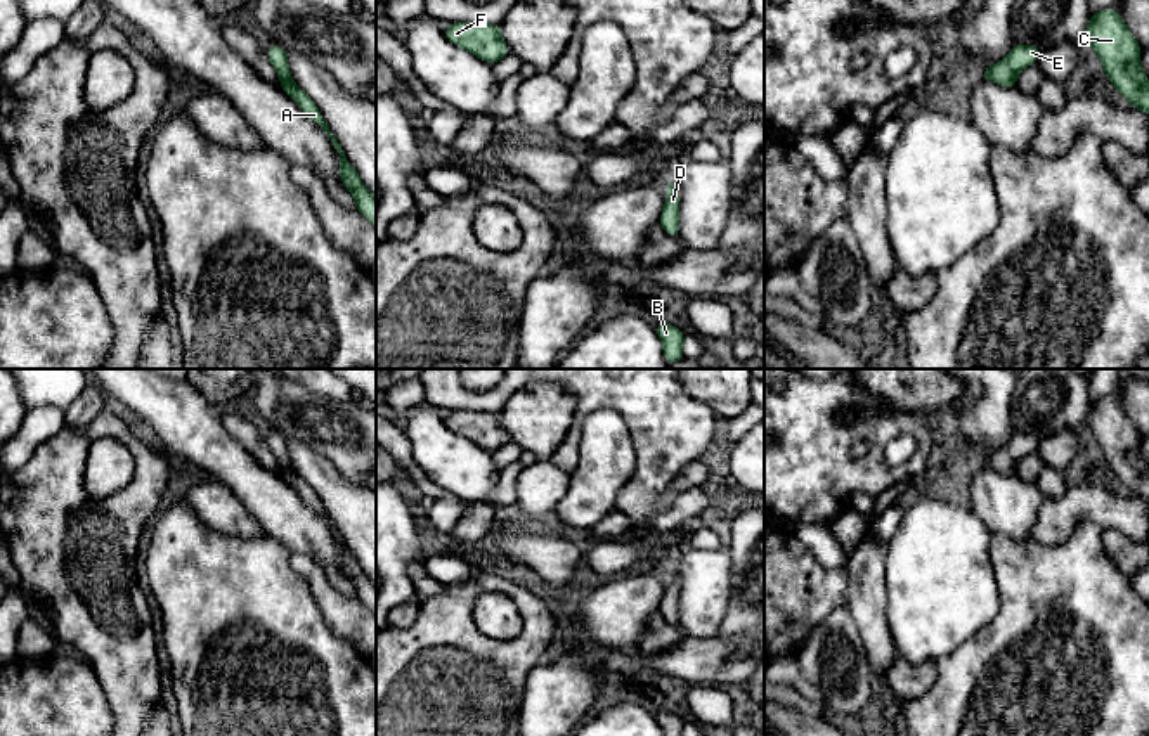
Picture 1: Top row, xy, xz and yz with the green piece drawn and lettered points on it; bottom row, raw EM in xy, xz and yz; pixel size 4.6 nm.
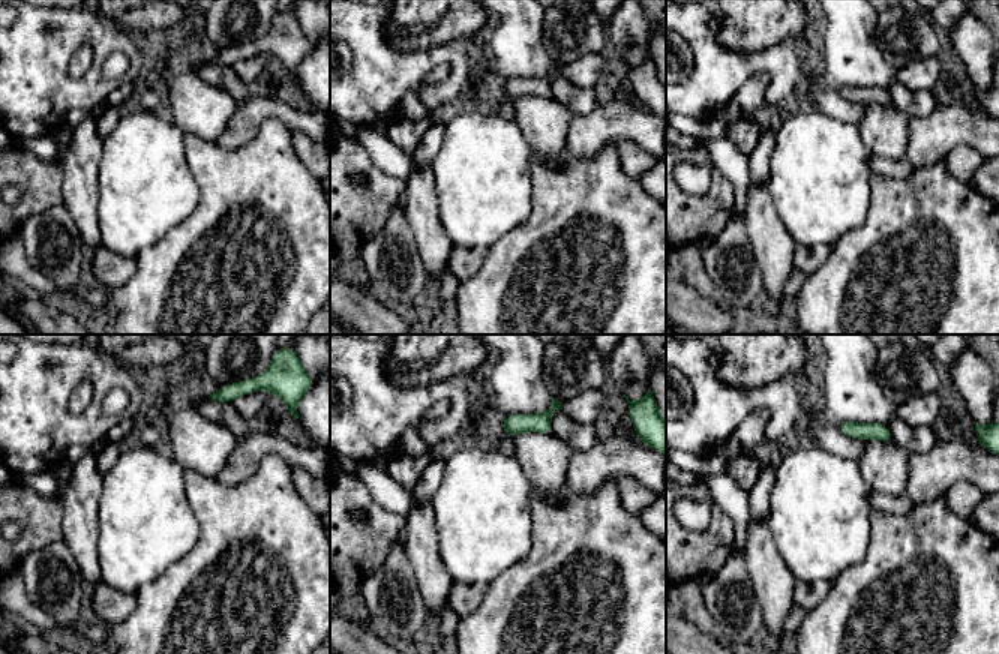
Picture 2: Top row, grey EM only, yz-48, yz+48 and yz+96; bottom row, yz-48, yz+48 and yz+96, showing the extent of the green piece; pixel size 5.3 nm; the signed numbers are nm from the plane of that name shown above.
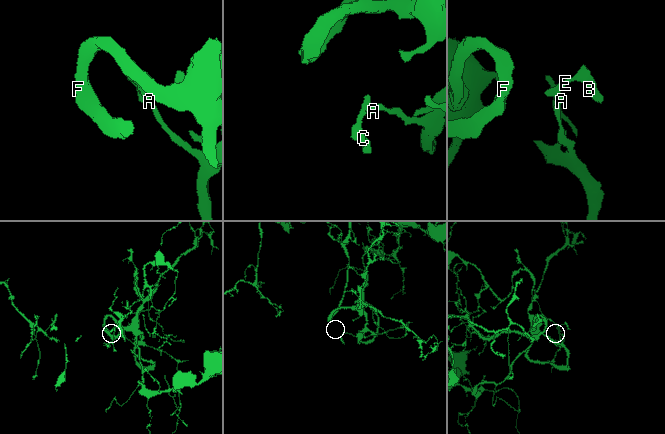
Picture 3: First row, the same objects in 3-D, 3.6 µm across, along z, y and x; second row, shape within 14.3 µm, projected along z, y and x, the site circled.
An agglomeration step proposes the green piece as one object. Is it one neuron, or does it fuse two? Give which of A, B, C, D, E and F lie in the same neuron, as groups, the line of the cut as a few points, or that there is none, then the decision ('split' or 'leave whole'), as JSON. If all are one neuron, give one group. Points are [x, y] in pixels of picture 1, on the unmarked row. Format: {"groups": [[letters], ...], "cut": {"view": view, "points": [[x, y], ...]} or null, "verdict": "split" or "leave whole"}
{"groups": [["A", "B", "C", "D", "E", "F"]], "cut": null, "verdict": "leave whole"}

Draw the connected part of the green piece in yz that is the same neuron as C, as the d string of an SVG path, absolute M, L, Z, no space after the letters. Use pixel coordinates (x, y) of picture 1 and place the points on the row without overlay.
M1102 397L1090 402L1090 412L1081 428L1095 436L1106 464L1130 494L1149 502L1149 471L1139 449L1140 433L1128 419L1120 400Z

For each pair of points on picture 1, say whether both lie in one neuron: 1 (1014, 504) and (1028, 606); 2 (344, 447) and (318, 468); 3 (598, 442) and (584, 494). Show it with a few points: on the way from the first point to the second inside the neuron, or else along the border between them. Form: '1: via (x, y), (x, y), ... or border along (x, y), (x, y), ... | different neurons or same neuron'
1: border along (992, 532), (1018, 541), (1030, 541) | different neurons
2: border along (293, 440), (302, 440), (314, 447), (357, 484) | different neurons
3: via (598, 454), (597, 482) | same neuron

